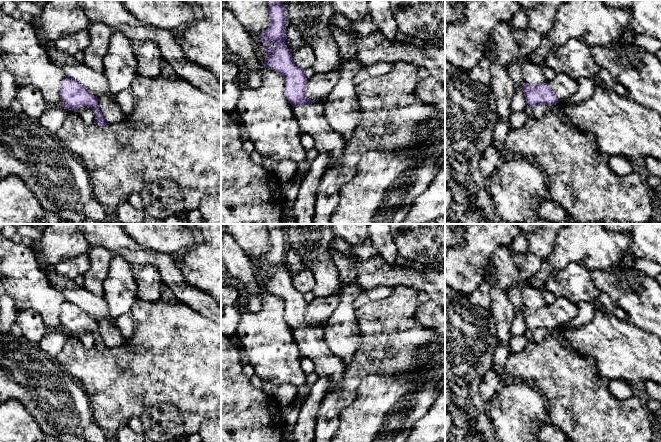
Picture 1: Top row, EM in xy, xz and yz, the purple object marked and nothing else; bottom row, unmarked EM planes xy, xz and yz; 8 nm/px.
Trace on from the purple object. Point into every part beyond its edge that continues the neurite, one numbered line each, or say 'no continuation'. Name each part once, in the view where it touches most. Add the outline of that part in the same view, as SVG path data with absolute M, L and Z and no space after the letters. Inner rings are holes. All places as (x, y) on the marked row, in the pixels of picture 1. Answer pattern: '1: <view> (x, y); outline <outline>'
1: xz (310, 118); outline M323 102L296 106L293 113L301 133L309 134L315 141L316 150L328 155L328 168L343 165L341 159L346 141L325 119Z

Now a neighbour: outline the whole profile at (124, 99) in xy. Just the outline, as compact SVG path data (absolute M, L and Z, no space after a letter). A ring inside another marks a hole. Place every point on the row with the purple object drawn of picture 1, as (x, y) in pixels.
M126 89L117 94L114 98L120 106L124 115L130 114L134 109L134 98L131 89Z

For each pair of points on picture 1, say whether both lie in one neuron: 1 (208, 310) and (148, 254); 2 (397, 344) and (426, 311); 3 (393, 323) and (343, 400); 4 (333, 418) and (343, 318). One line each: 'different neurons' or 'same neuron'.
1: same neuron
2: different neurons
3: same neuron
4: different neurons

